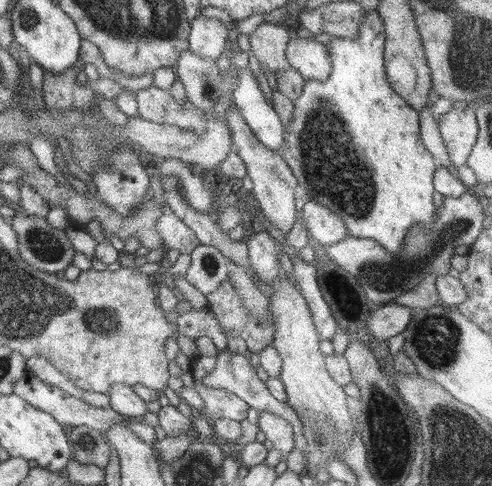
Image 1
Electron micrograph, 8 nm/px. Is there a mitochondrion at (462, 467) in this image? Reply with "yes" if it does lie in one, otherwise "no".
yes

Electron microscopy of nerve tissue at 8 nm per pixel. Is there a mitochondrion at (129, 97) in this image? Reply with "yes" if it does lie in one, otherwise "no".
no

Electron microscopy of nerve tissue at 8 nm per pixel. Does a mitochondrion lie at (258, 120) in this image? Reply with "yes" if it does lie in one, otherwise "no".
no

